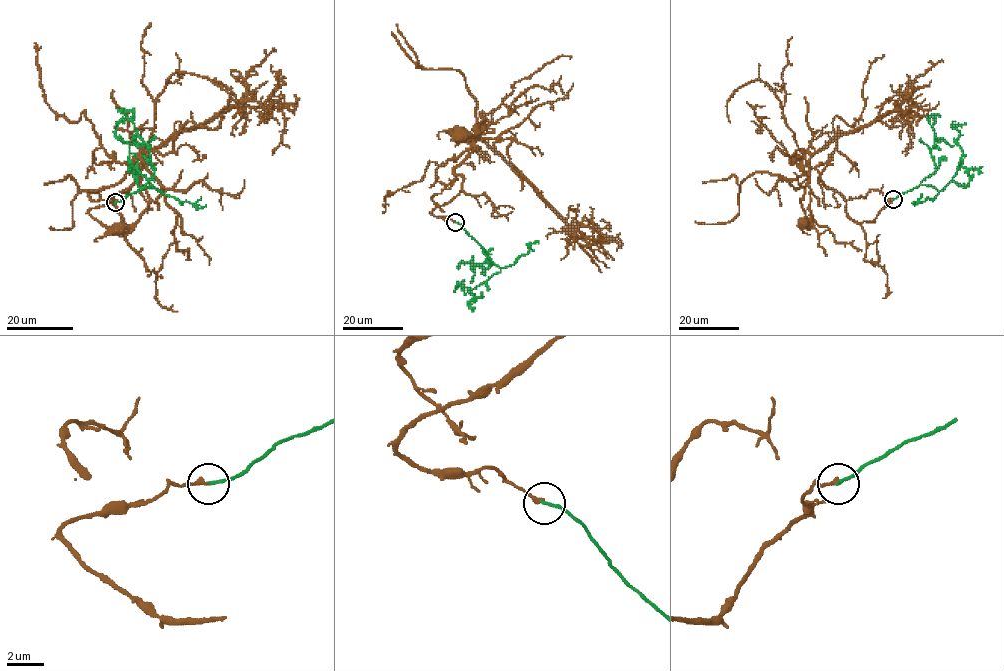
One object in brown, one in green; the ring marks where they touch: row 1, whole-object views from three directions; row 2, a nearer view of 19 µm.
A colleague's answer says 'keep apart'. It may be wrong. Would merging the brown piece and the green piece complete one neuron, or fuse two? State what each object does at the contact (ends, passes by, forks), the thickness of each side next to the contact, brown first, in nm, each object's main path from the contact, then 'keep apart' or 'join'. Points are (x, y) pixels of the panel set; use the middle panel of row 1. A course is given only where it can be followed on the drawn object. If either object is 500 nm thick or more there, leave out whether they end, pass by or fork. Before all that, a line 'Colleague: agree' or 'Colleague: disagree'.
Colleague: agree
brown ends there; green ends there; 240 nm thick on the brown side, 170 nm on the other; brown runs (455, 222), (431, 212), (459, 193), (463, 177), (455, 169), (477, 136), (492, 130), (460, 135); green runs (455, 222), (501, 270), (469, 291), (458, 284), (456, 288), (459, 284), (465, 294); keep apart

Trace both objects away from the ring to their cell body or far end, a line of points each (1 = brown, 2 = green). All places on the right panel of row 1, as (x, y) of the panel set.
1: (893, 199), (872, 221), (856, 223), (846, 200), (812, 168), (799, 198), (806, 223)
2: (893, 199), (919, 185), (944, 188), (960, 166), (962, 153), (955, 140), (959, 132), (955, 126), (965, 123)

